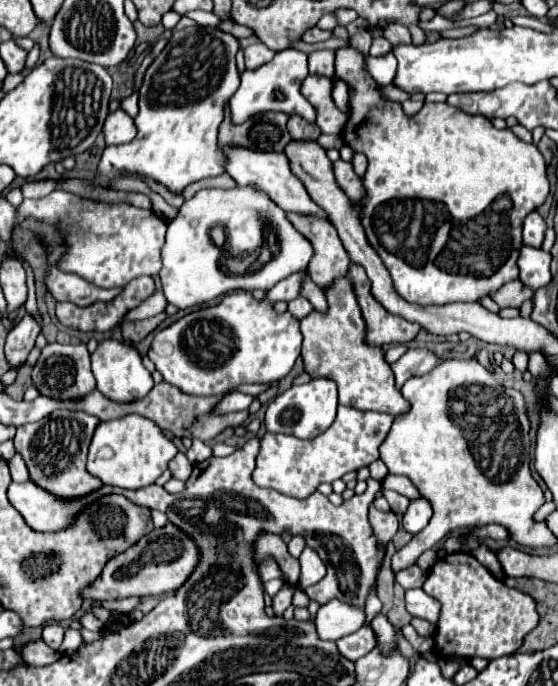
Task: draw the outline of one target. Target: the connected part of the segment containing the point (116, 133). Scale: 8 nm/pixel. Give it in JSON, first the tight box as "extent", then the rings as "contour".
{"extent":[103,109,137,145],"contour":[[[119,109],[105,119],[103,133],[105,133],[107,145],[119,145],[119,143],[129,143],[137,135],[137,129],[133,119]]]}

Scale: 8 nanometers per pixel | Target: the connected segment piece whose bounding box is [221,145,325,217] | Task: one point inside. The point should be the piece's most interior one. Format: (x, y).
(270, 172)

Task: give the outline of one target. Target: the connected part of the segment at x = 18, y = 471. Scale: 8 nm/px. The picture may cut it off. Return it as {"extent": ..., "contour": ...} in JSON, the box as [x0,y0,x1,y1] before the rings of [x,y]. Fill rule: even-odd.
{"extent":[9,455,29,483],"contour":[[[15,455],[11,461],[9,461],[9,467],[11,467],[11,477],[15,483],[23,483],[29,479],[29,473],[27,473],[27,467],[21,459],[21,455]]]}

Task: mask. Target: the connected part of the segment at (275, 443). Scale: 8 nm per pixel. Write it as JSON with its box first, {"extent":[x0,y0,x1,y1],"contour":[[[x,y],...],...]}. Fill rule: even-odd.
{"extent":[253,407,393,497],"contour":[[[339,407],[333,425],[315,439],[303,441],[289,435],[265,433],[261,437],[261,449],[257,455],[257,469],[253,481],[259,487],[271,487],[291,497],[309,497],[321,483],[333,483],[349,471],[359,471],[379,459],[379,445],[387,437],[393,423],[393,415],[351,411],[351,407]]]}

